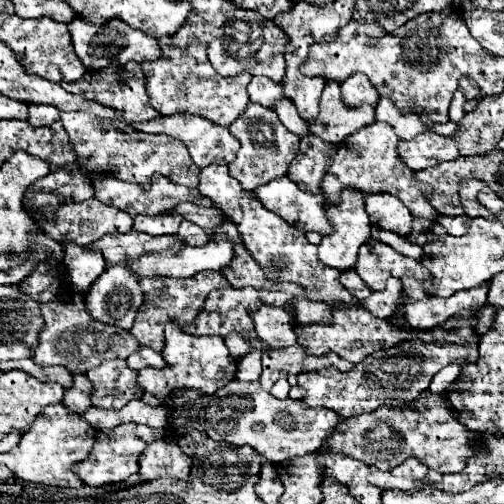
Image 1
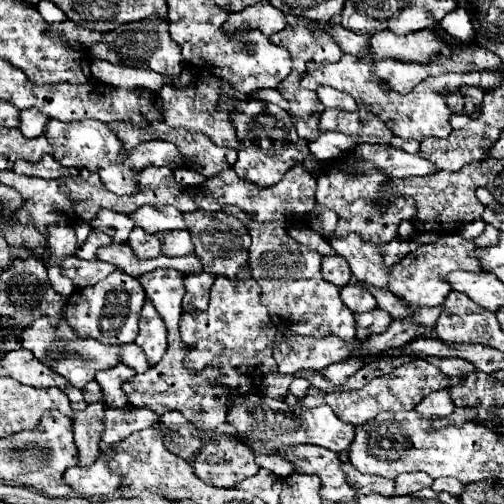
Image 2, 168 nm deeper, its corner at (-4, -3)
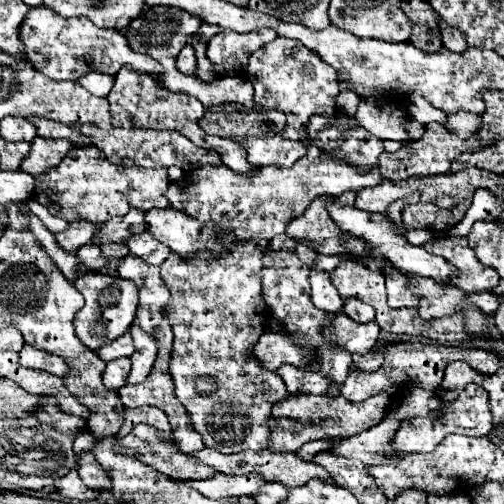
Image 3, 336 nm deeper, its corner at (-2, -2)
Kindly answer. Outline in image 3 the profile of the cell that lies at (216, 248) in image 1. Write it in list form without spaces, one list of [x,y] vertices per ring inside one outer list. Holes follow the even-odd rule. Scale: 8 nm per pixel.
[[[85,245],[85,247],[81,247],[79,251],[77,251],[77,255],[75,255],[87,269],[95,269],[95,271],[99,271],[101,267],[105,267],[105,261],[107,261],[107,257],[101,253],[101,247],[99,245]]]

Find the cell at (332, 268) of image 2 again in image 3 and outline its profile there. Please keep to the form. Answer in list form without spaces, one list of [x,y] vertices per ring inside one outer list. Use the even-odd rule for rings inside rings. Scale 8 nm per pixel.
[[[313,269],[311,275],[309,275],[309,281],[311,281],[313,303],[323,311],[339,313],[341,307],[343,307],[343,299],[337,293],[337,289],[333,289],[333,283],[329,281],[329,273]]]

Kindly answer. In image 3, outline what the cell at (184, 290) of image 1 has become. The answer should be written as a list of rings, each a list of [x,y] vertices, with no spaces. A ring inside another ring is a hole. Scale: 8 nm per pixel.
[[[133,325],[129,333],[135,341],[135,353],[131,355],[133,367],[127,377],[127,383],[141,383],[149,375],[149,369],[157,359],[157,341],[153,341],[153,337],[143,333],[143,329],[137,329],[137,325]]]

